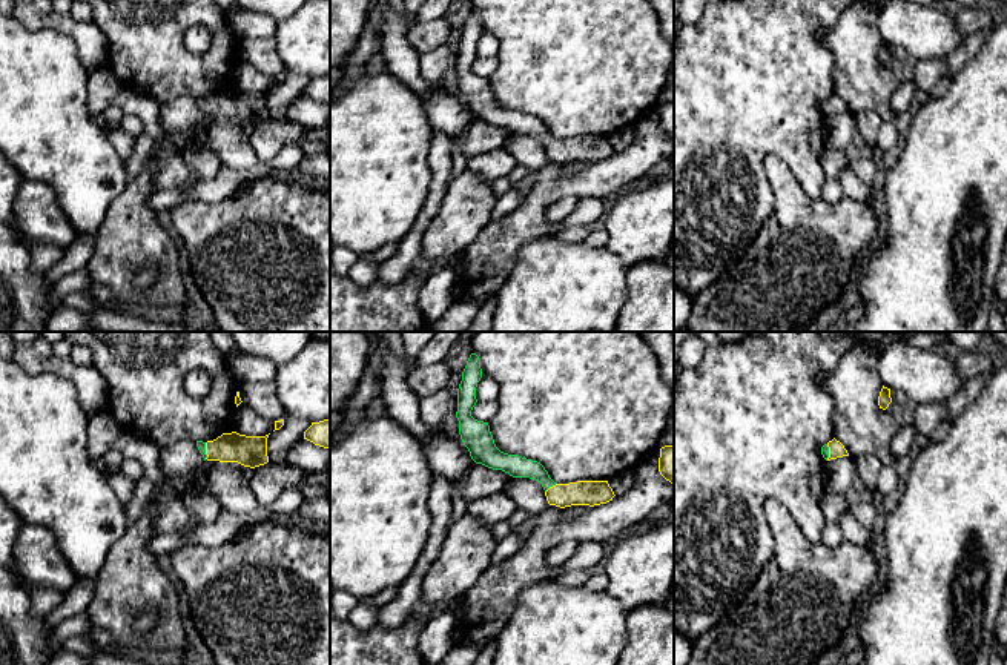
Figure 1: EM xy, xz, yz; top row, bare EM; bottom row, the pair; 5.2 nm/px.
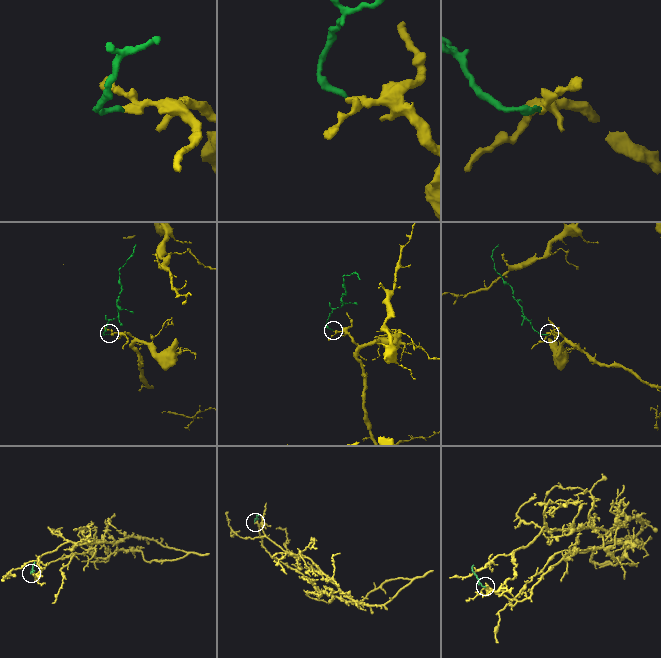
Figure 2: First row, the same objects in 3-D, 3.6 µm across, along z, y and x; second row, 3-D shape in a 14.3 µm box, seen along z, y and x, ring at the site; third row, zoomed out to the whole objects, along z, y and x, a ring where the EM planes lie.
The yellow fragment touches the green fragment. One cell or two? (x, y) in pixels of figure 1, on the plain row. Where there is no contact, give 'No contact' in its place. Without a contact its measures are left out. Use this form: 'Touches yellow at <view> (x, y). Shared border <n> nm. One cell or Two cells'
Touches yellow at xz (550, 143). Shared border 80 nm. One cell

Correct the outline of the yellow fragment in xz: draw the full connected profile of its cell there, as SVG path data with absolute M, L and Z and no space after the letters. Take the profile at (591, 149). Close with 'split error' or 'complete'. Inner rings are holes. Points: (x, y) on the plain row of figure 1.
M471 9L457 45L456 74L459 77L461 95L476 120L502 126L513 134L539 137L545 146L548 160L560 164L571 161L594 163L612 157L616 151L608 137L556 140L540 118L500 108L494 100L488 78L477 77L471 72L471 66L477 58L476 43L480 34L480 15L476 9Z | split error

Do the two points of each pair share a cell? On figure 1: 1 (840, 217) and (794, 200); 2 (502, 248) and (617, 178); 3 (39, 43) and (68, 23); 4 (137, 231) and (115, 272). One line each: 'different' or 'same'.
1: same
2: same
3: different
4: same

